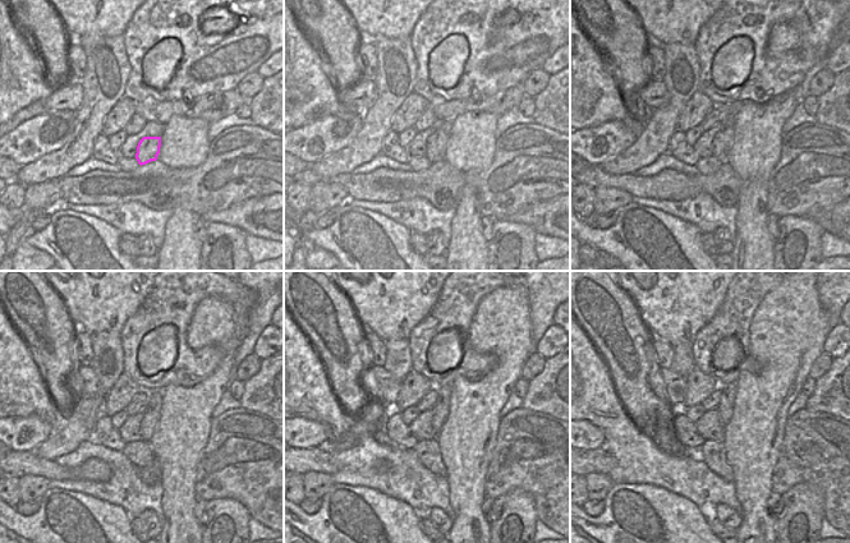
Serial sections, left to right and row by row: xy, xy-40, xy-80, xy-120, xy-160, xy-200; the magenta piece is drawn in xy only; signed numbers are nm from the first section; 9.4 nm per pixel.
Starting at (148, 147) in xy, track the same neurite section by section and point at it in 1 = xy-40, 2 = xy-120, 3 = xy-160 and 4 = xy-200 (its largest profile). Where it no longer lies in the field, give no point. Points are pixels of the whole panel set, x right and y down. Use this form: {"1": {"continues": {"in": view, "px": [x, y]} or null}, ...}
{"1": {"continues": {"in": "xy-40", "px": [436, 143]}}, "2": {"continues": {"in": "xy-120", "px": [152, 414]}}, "3": {"continues": {"in": "xy-160", "px": [440, 410]}}, "4": {"continues": {"in": "xy-200", "px": [726, 403]}}}

